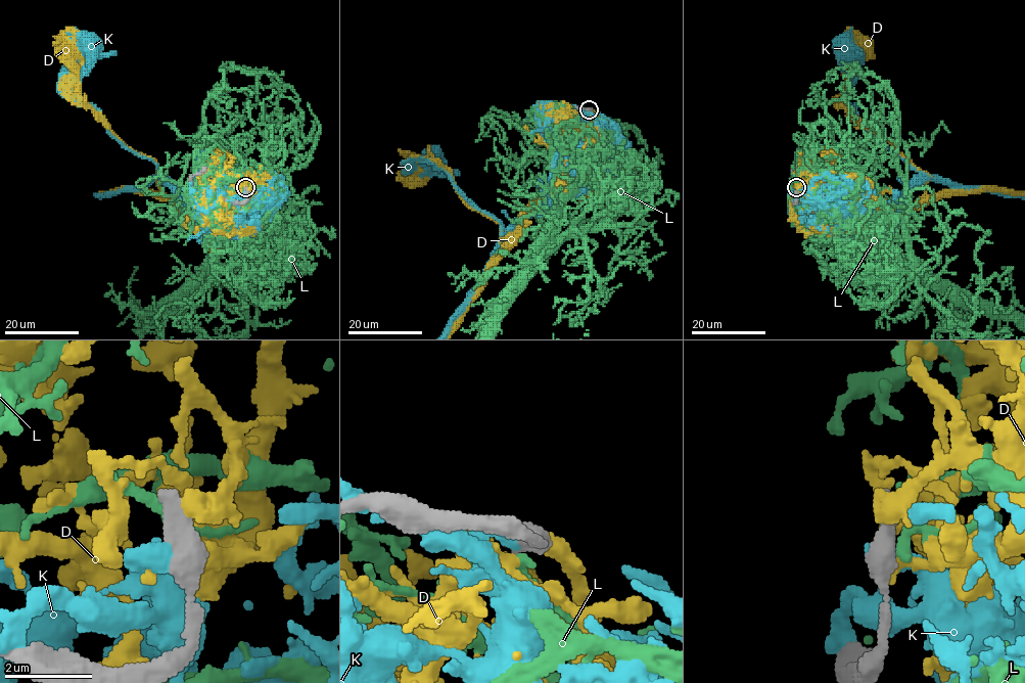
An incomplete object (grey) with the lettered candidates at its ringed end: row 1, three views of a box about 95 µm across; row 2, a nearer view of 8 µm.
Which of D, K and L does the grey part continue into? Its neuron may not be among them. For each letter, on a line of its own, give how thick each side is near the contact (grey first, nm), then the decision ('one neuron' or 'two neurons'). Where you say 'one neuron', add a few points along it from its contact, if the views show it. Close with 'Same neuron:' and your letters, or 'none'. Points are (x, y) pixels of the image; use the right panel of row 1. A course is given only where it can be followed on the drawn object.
D: 500/320 nm | two neurons
K: 480/440 nm | two neurons
L: 480/240 nm | two neurons
Same neuron: none

